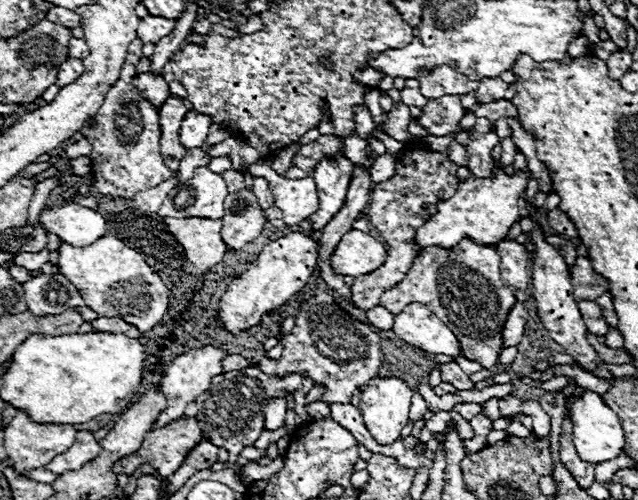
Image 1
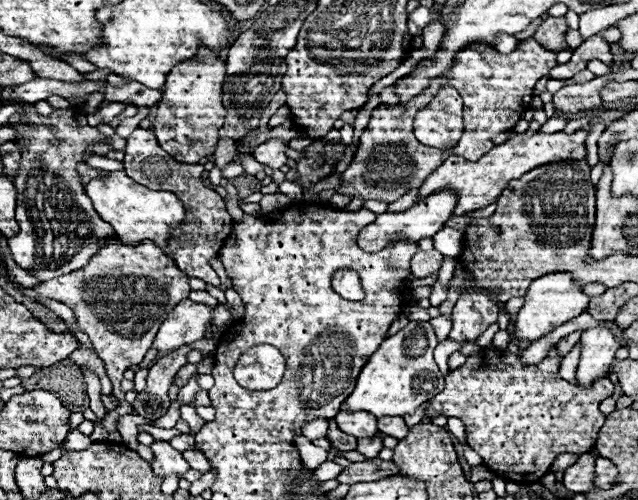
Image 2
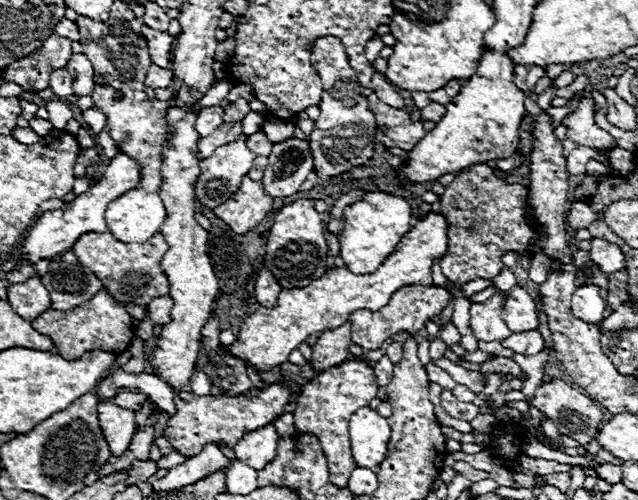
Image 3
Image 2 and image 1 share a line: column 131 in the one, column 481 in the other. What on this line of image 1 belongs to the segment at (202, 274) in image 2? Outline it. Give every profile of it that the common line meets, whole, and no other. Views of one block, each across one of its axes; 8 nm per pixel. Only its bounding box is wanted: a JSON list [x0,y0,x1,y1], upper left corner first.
[466,132,500,178]

